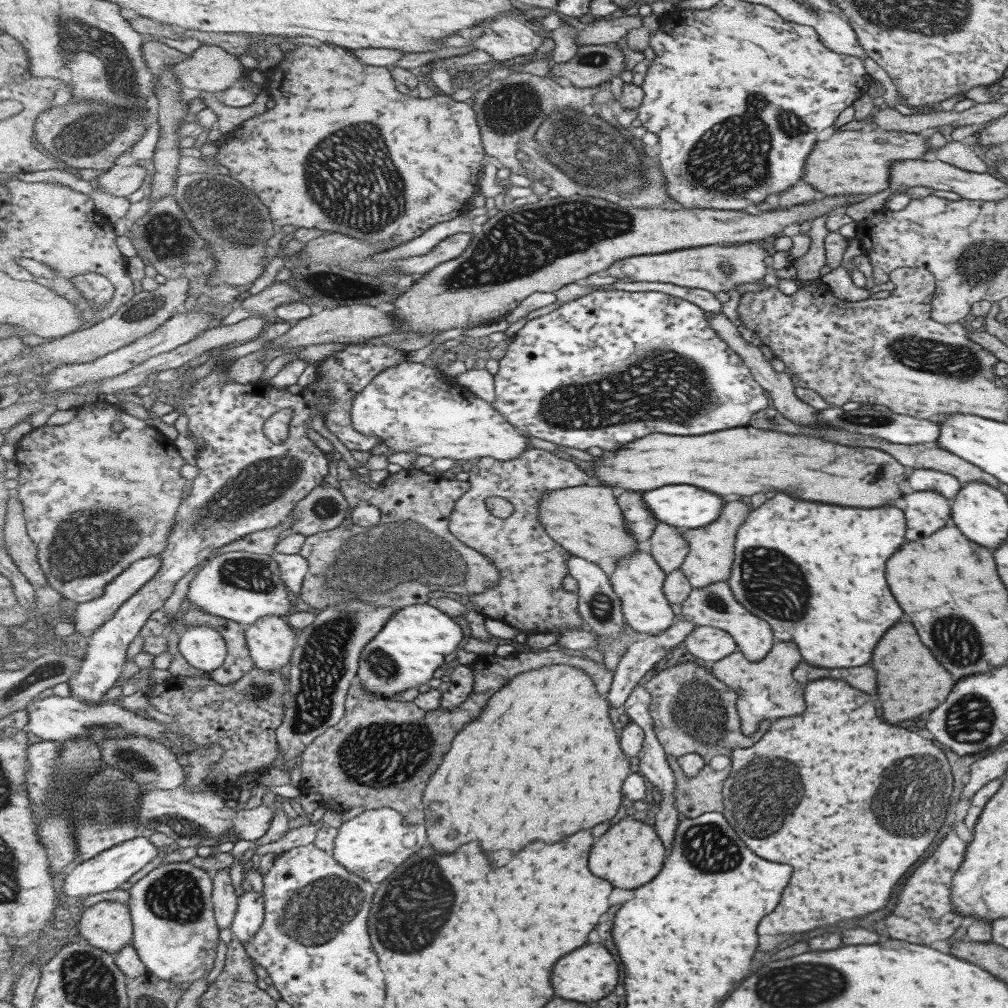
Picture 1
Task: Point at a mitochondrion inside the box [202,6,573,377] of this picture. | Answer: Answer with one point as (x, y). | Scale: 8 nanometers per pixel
(356, 187)

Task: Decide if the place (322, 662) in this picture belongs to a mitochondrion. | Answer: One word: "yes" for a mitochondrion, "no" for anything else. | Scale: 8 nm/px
yes

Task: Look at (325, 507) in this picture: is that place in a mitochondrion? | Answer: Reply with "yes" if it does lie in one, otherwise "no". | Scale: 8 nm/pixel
yes

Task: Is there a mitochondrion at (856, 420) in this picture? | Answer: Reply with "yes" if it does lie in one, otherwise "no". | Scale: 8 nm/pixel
yes

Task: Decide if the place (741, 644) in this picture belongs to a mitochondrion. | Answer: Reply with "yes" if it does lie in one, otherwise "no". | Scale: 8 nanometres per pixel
no

